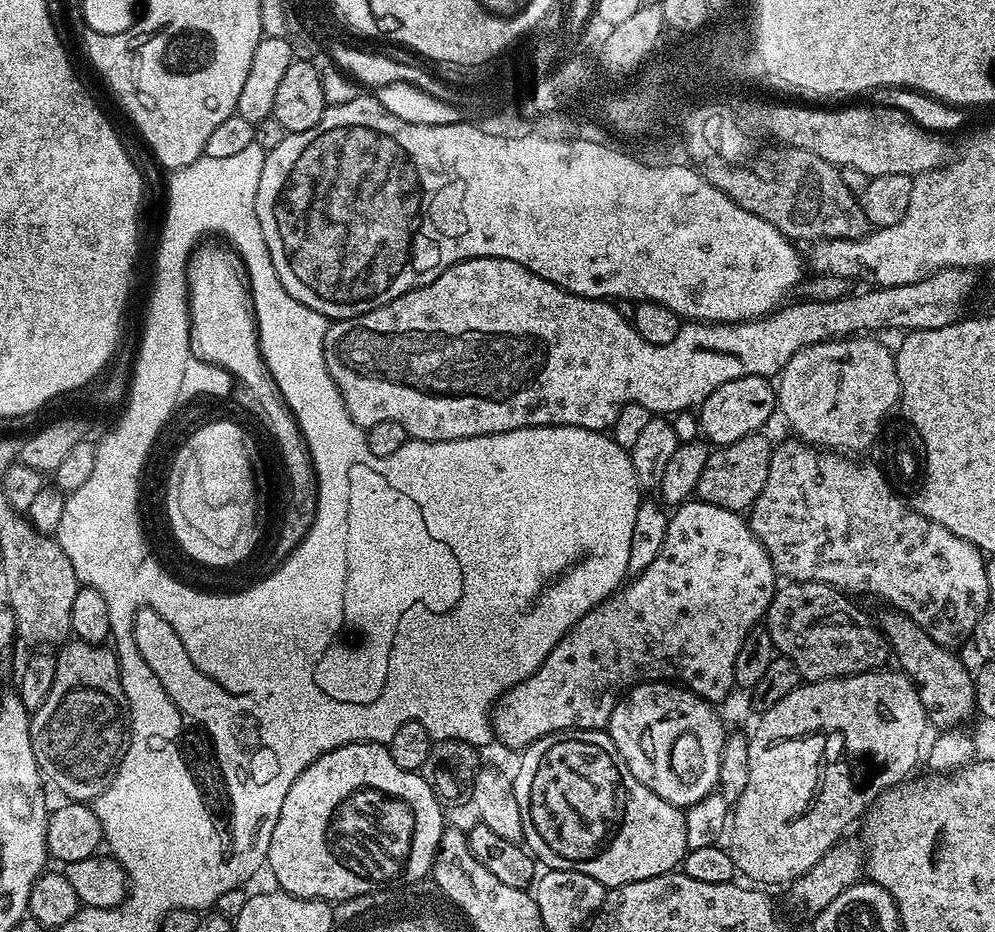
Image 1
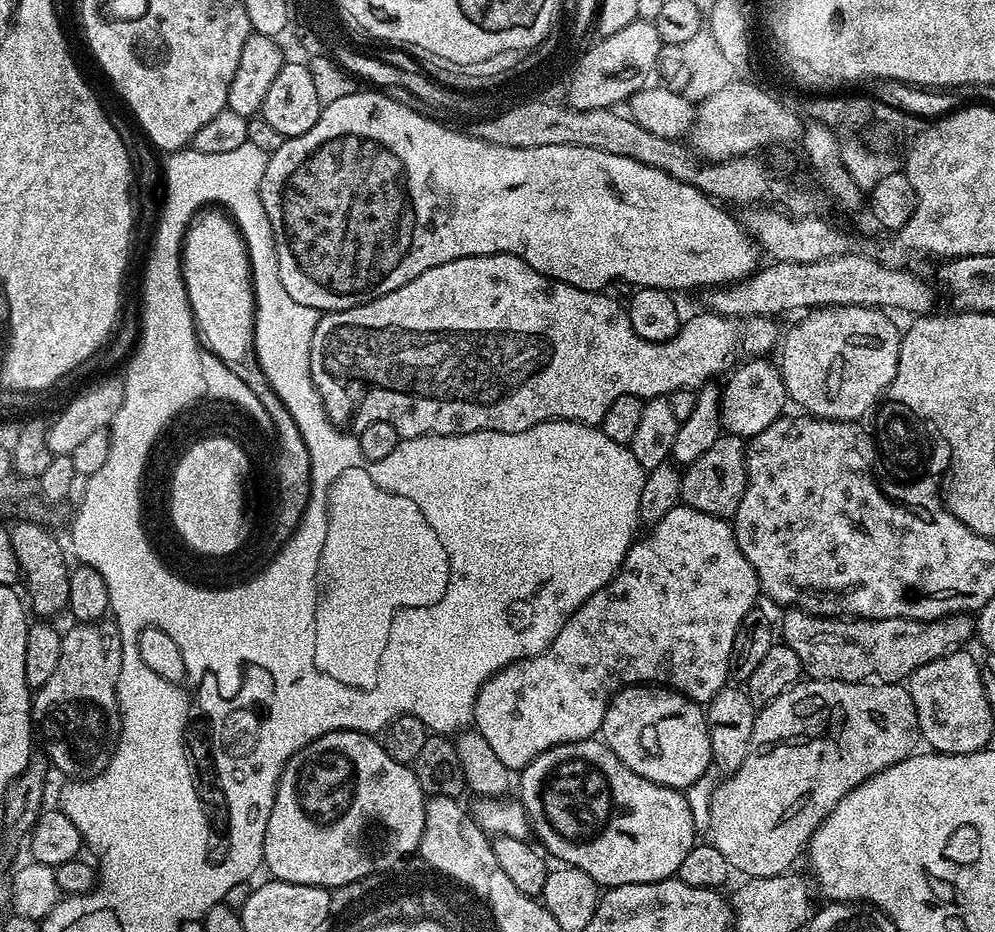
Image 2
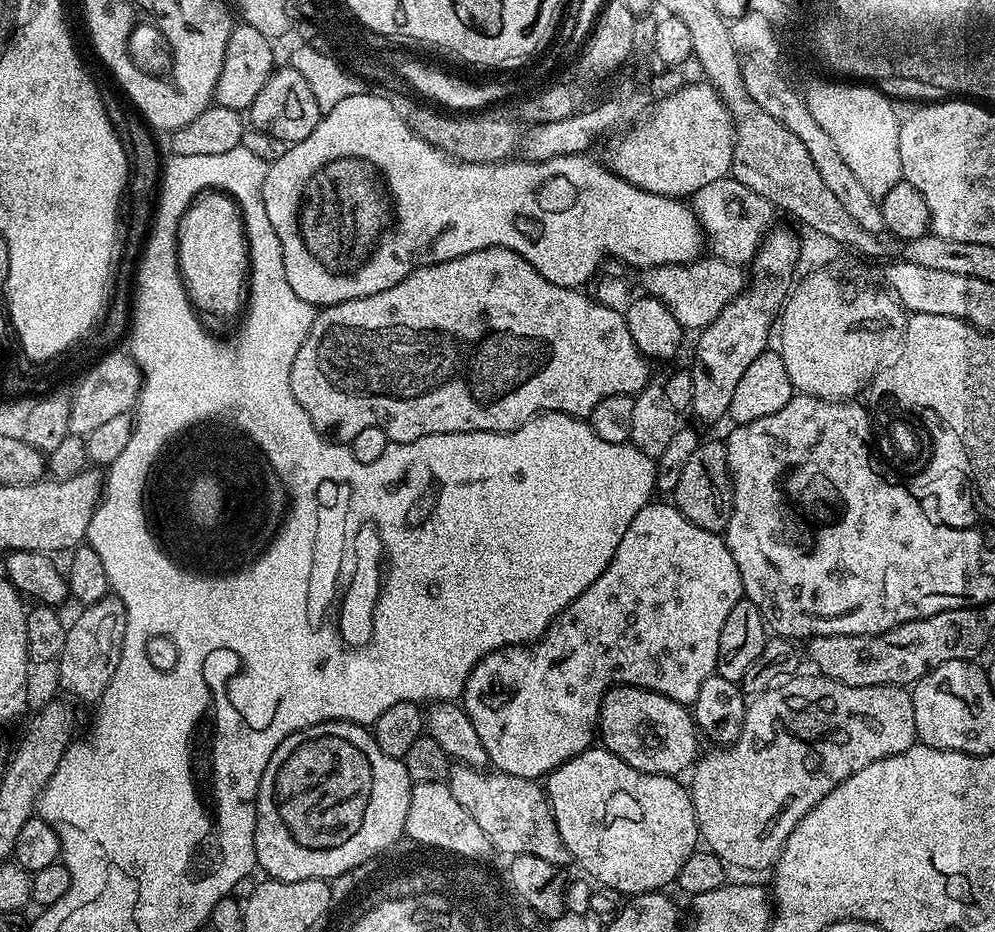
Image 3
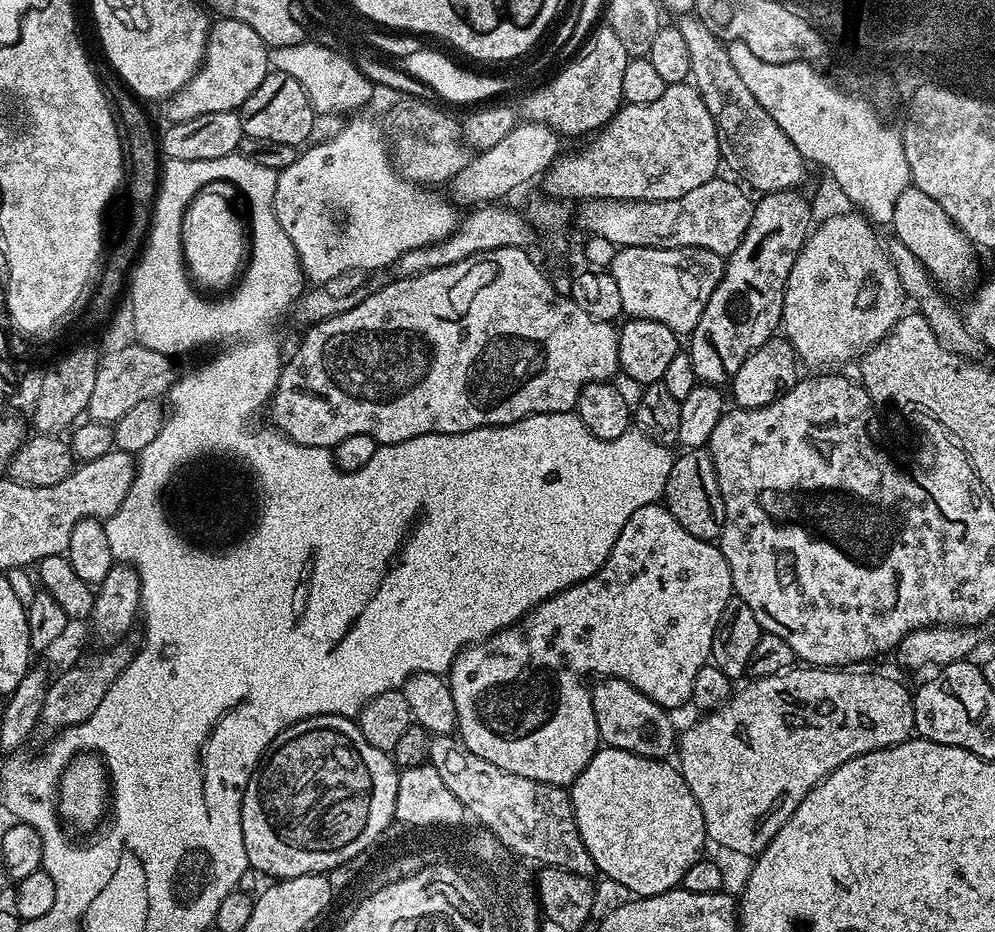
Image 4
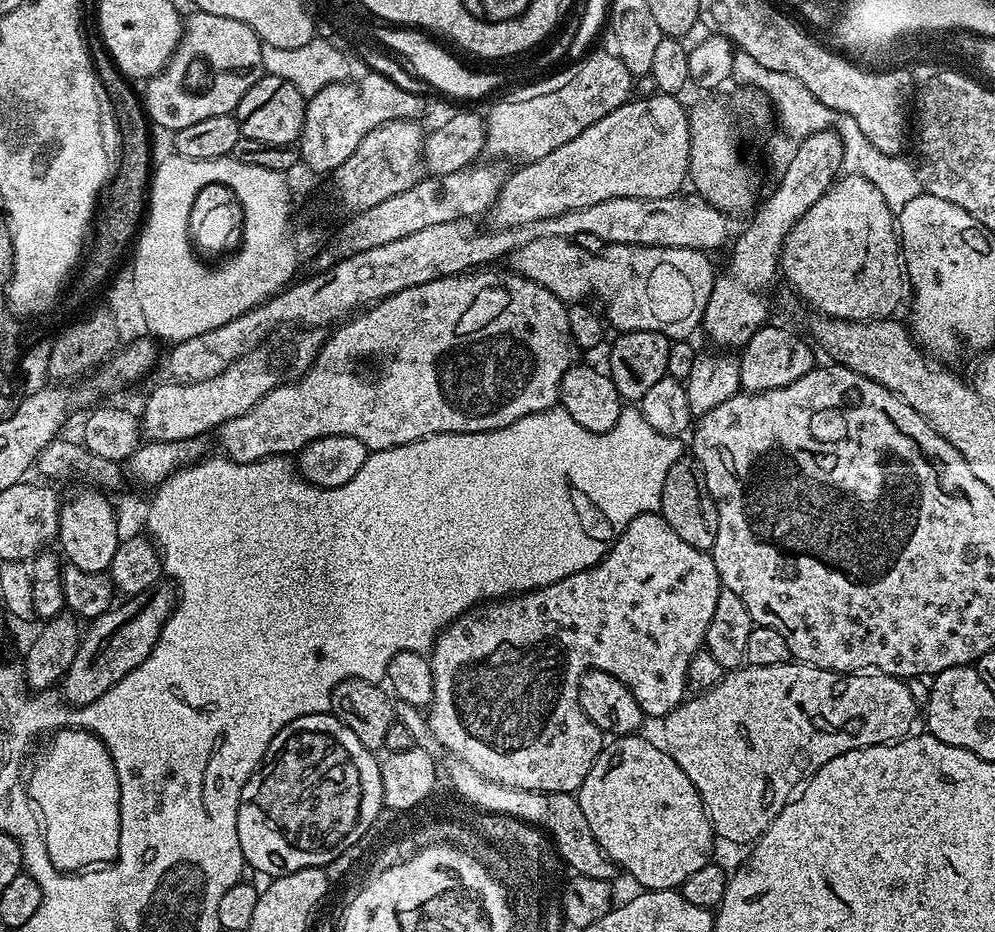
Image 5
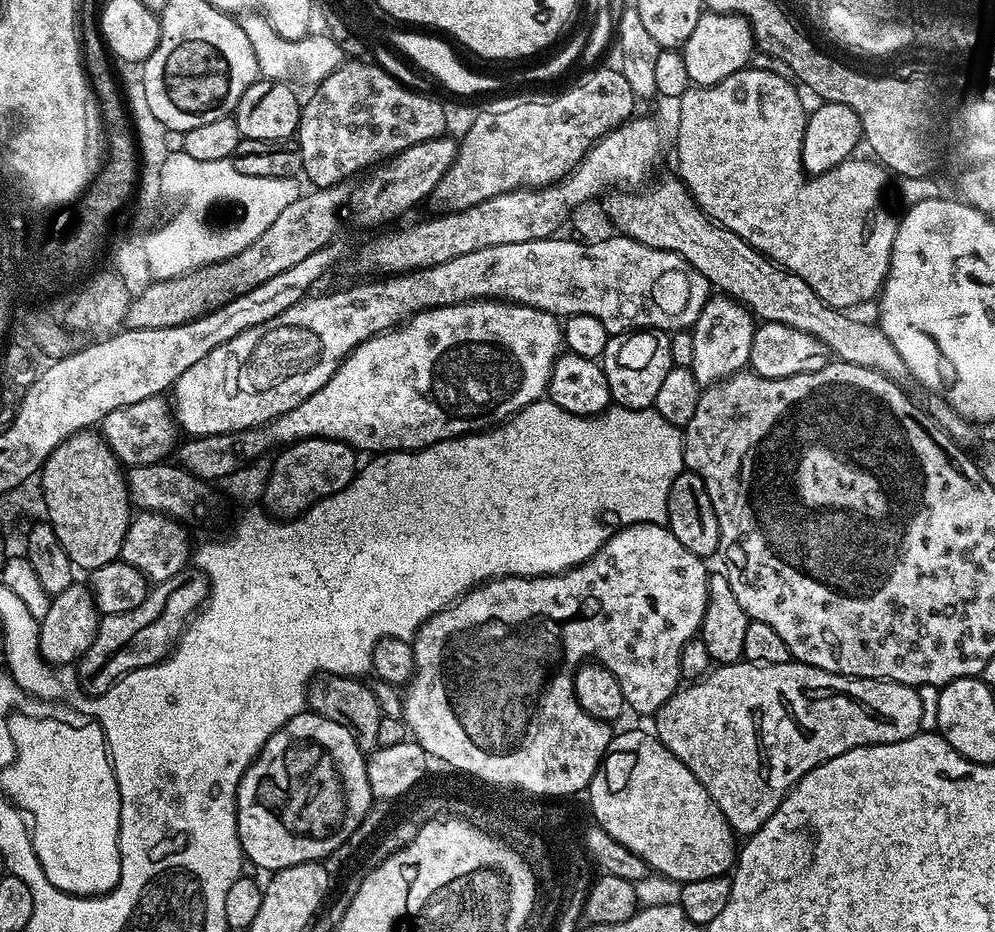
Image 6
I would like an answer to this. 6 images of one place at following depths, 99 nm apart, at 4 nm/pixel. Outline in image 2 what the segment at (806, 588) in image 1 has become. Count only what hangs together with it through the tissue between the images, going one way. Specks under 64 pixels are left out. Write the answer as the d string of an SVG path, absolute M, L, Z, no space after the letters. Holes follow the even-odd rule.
M789 607L788 612L781 618L780 624L778 620L778 636L786 646L790 646L790 650L794 650L794 654L798 654L798 662L801 669L811 679L814 680L840 680L843 684L899 684L907 681L912 671L918 666L926 666L926 662L934 662L934 658L942 658L951 652L959 652L965 647L964 644L968 639L974 636L974 620L971 615L957 614L955 616L939 616L937 620L907 620L906 618L886 618L885 620L861 620L859 618L833 618L831 616L814 616L810 612L805 612L803 608Z

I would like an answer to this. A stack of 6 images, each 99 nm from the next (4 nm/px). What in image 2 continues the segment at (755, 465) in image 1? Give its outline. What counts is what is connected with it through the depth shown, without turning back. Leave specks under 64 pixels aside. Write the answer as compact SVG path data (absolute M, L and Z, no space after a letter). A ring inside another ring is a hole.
M722 434L698 462L687 465L680 477L680 498L687 507L702 514L731 521L742 502L742 494L748 485L748 467L744 461L746 444L741 437Z

